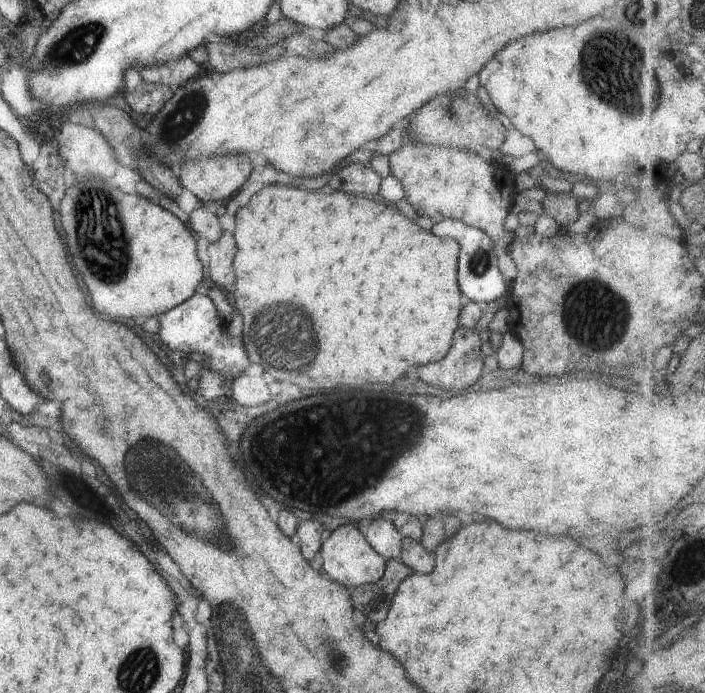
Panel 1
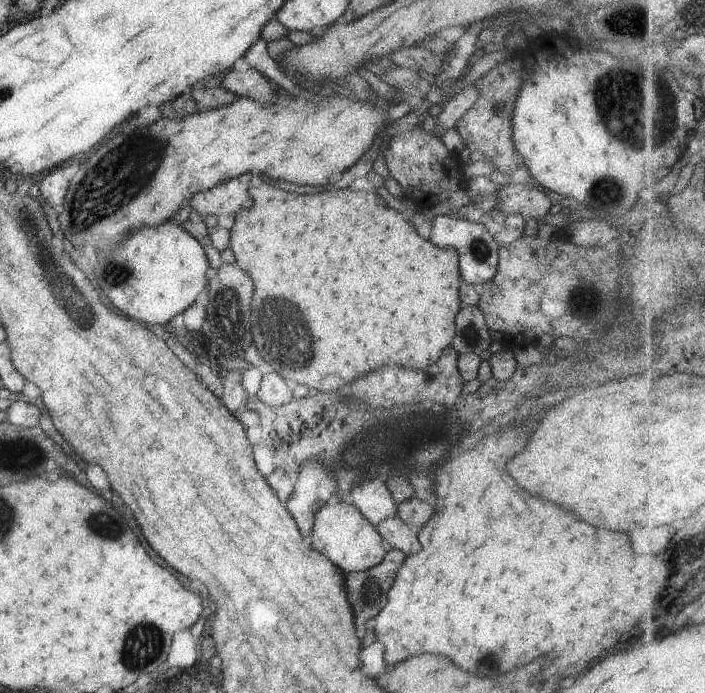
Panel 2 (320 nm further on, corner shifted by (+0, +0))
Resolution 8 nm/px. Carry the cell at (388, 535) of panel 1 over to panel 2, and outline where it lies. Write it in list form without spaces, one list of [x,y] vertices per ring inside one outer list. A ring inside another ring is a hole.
[[[369,477],[351,486],[346,496],[347,502],[357,507],[359,512],[373,525],[384,518],[396,516],[396,506],[386,483],[379,477]]]

